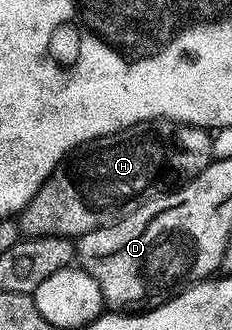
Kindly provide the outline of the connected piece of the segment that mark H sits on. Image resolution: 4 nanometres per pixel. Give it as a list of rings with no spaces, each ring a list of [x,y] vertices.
[[[156,118],[153,122],[142,122],[136,126],[125,128],[121,132],[113,132],[109,136],[95,138],[92,142],[87,142],[85,145],[72,150],[63,161],[57,164],[57,168],[48,176],[45,180],[45,184],[41,184],[41,188],[35,193],[33,200],[29,200],[27,207],[17,216],[19,233],[29,238],[66,238],[68,240],[75,240],[78,239],[80,234],[88,234],[97,228],[113,224],[117,220],[129,216],[129,212],[133,212],[141,204],[145,204],[151,198],[157,198],[161,194],[166,194],[168,190],[195,179],[195,177],[213,161],[211,140],[212,135],[208,133],[204,127],[186,126],[183,122],[171,122],[168,118]]]

